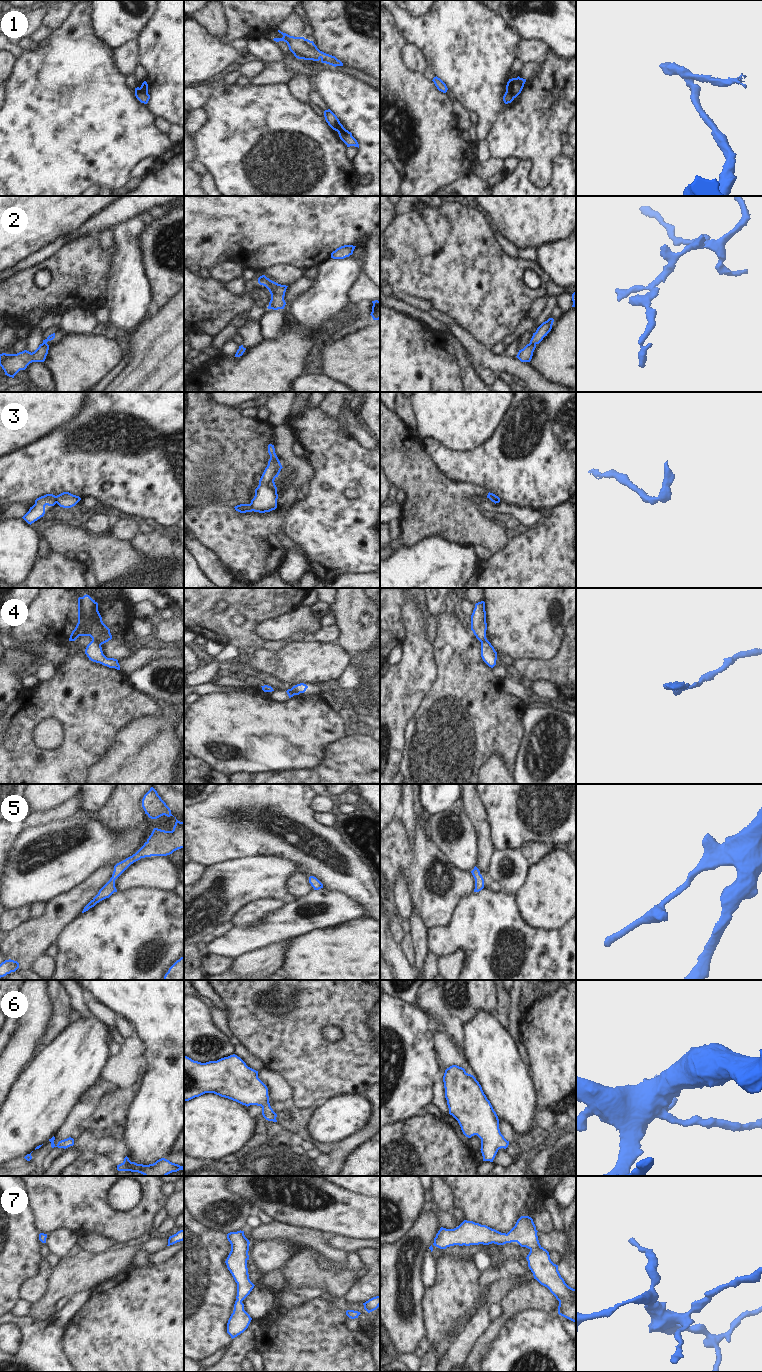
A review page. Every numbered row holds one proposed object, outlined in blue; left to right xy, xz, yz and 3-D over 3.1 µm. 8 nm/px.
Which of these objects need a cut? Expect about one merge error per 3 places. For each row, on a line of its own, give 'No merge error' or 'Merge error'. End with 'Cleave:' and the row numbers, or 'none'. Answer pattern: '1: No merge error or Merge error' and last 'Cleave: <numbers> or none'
1: Merge error
2: Merge error
3: Merge error
4: Merge error
5: No merge error
6: No merge error
7: No merge error
Cleave: 1, 2, 3, 4

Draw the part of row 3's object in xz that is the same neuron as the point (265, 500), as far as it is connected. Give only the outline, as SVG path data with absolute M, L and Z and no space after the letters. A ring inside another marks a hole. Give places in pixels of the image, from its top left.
M268 445L268 453L270 455L268 465L259 480L255 496L250 503L252 510L259 513L270 512L277 508L278 494L274 480L283 467L275 453L274 445Z

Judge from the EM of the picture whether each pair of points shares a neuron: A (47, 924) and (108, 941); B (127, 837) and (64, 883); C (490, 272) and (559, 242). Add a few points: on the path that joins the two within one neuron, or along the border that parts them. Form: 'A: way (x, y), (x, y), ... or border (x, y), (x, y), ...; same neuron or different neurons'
A: border (81, 913), (64, 928), (56, 942); different neurons
B: way (111, 846), (101, 846), (80, 867); same neuron
C: border (536, 259), (549, 277); different neurons

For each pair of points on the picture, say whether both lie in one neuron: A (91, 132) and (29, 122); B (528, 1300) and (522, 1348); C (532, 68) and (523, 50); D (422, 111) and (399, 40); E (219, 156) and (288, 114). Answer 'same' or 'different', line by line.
A: same
B: different
C: different
D: same
E: same

